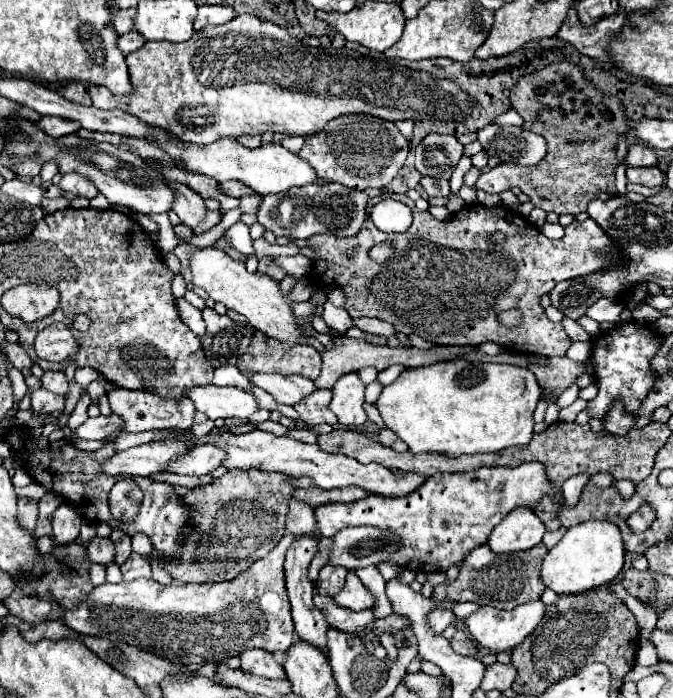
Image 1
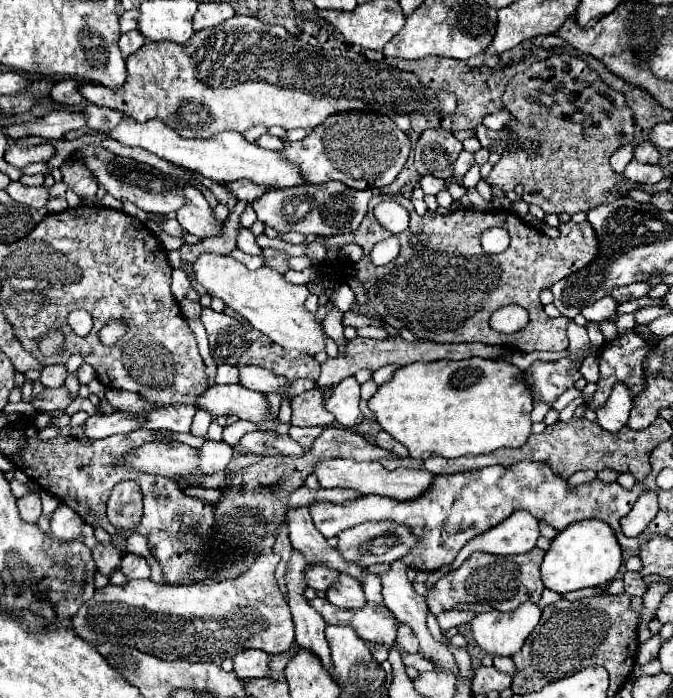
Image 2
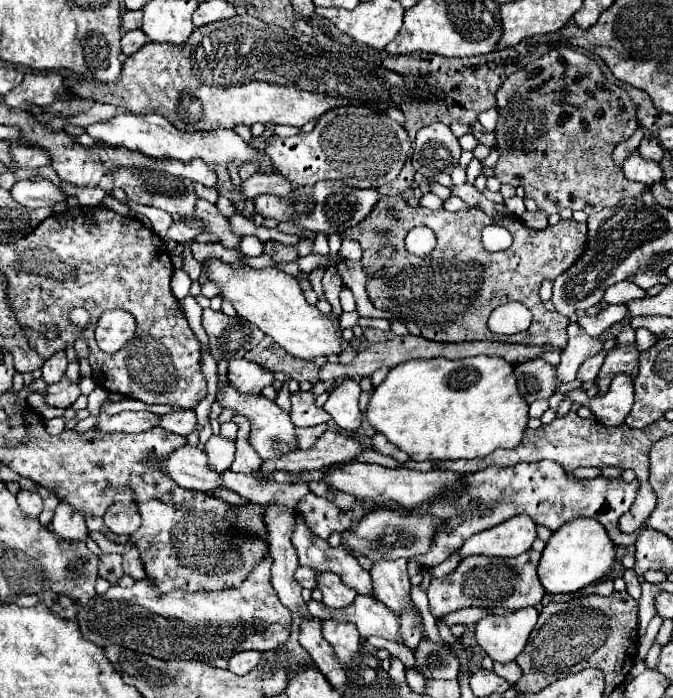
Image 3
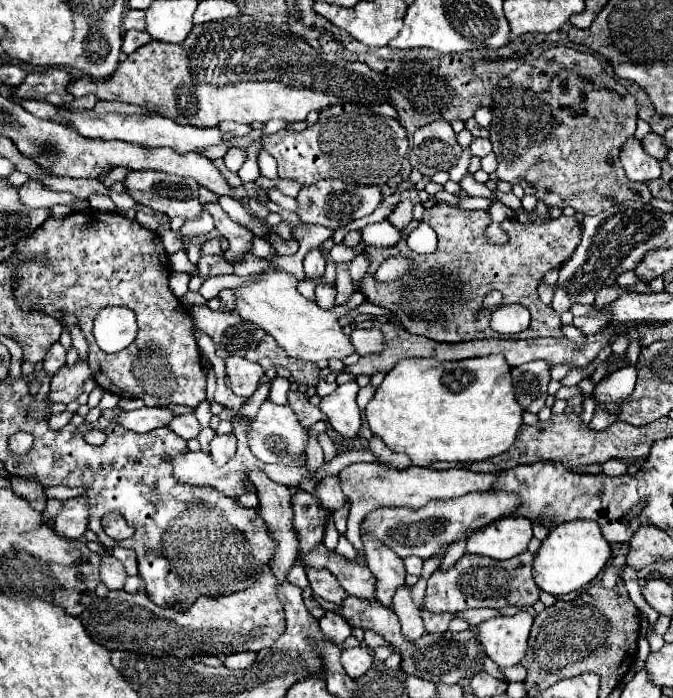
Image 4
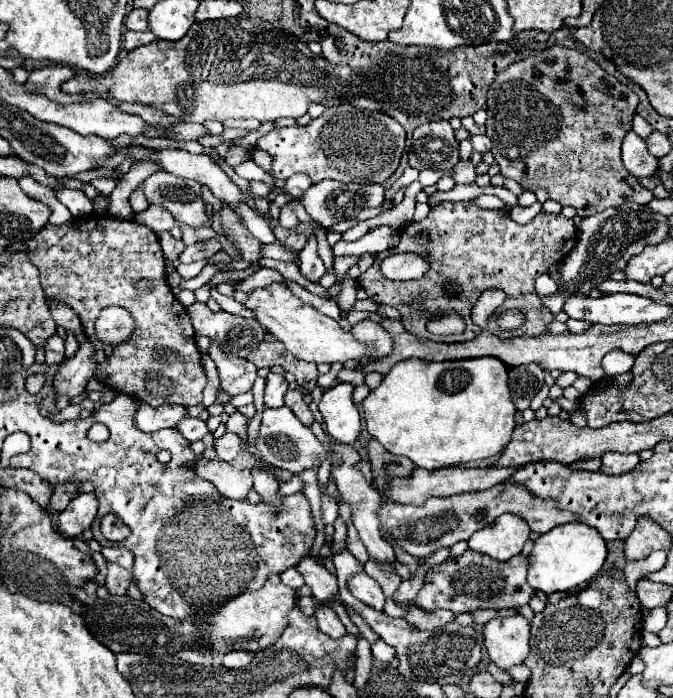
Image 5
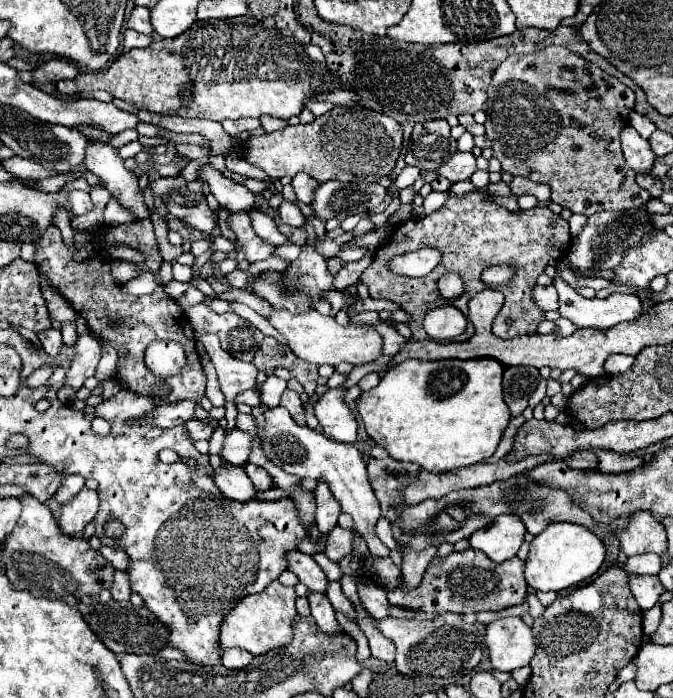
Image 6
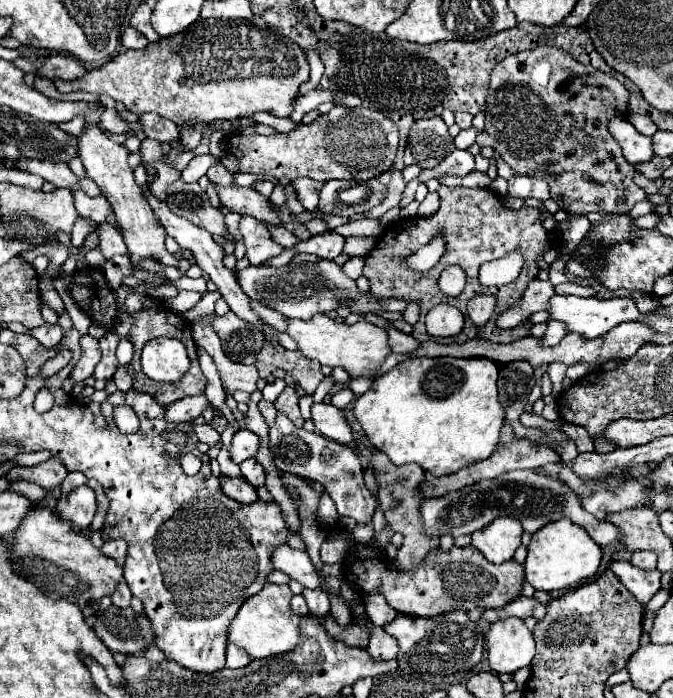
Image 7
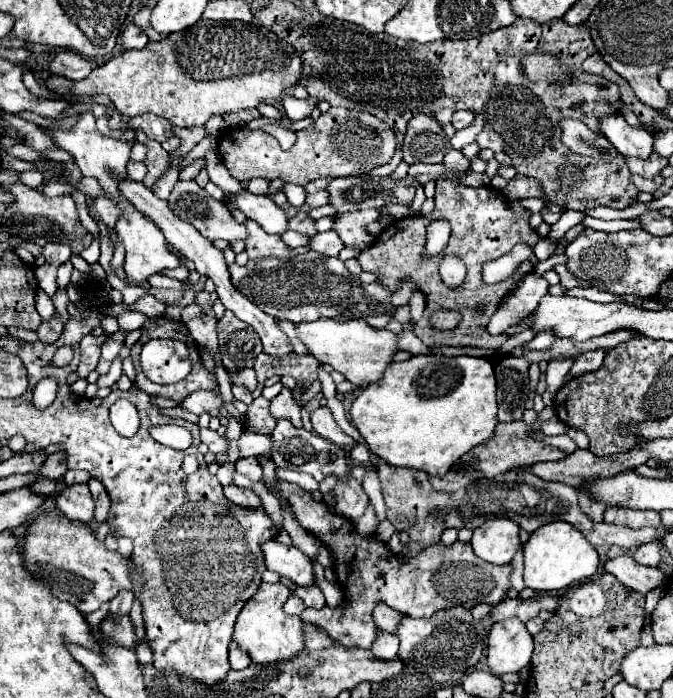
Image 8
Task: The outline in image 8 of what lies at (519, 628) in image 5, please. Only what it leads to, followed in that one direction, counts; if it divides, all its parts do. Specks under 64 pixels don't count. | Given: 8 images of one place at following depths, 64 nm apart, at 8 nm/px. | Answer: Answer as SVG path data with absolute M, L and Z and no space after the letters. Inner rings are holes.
M518 618L494 622L488 634L488 666L492 674L502 676L506 672L520 672L530 664L534 652L534 640Z

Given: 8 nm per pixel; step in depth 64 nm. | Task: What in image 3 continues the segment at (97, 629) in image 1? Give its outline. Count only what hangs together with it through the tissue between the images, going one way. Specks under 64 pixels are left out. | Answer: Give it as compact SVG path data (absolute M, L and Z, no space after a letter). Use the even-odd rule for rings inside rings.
M264 556L264 560L248 574L248 578L238 588L224 588L216 592L168 592L160 594L156 592L156 586L150 580L136 580L130 588L122 586L110 586L106 594L96 594L76 616L78 628L82 636L96 646L124 646L140 654L148 654L160 660L172 660L172 658L188 658L188 660L200 660L208 662L214 658L230 658L236 652L242 650L258 650L268 652L276 650L282 644L288 642L292 618L288 608L280 602L276 596L276 590L270 582L270 568L272 558Z

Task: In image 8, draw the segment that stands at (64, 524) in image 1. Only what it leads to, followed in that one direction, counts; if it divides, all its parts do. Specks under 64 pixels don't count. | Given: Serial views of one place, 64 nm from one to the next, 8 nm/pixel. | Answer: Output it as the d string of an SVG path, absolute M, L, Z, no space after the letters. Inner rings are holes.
M74 484L60 492L56 498L56 508L70 520L88 524L94 516L94 500L86 484Z

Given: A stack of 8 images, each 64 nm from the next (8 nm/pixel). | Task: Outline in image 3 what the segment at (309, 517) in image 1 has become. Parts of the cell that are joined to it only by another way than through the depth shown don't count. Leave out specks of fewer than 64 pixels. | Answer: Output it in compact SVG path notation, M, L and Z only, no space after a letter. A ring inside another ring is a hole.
M300 514L294 516L294 532L292 532L292 544L298 552L300 566L310 566L320 572L334 572L342 578L344 584L356 588L358 594L368 594L372 588L370 574L358 564L354 556L350 556L344 548L332 548L326 540L320 540L306 528L304 520L300 520Z

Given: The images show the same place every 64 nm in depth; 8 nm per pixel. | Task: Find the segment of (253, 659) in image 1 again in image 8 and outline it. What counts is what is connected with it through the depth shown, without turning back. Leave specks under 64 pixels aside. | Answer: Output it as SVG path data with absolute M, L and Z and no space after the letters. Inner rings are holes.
M232 640L232 644L230 644L230 666L234 670L244 670L250 662L252 662L250 656Z

